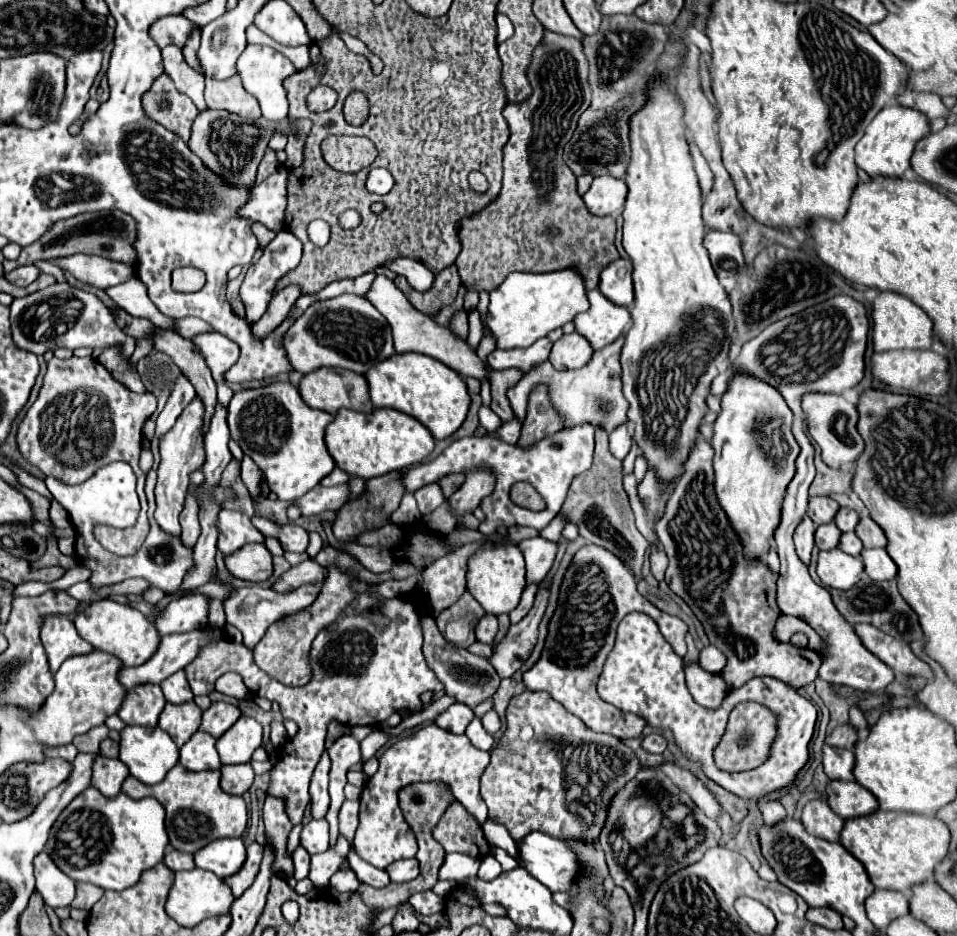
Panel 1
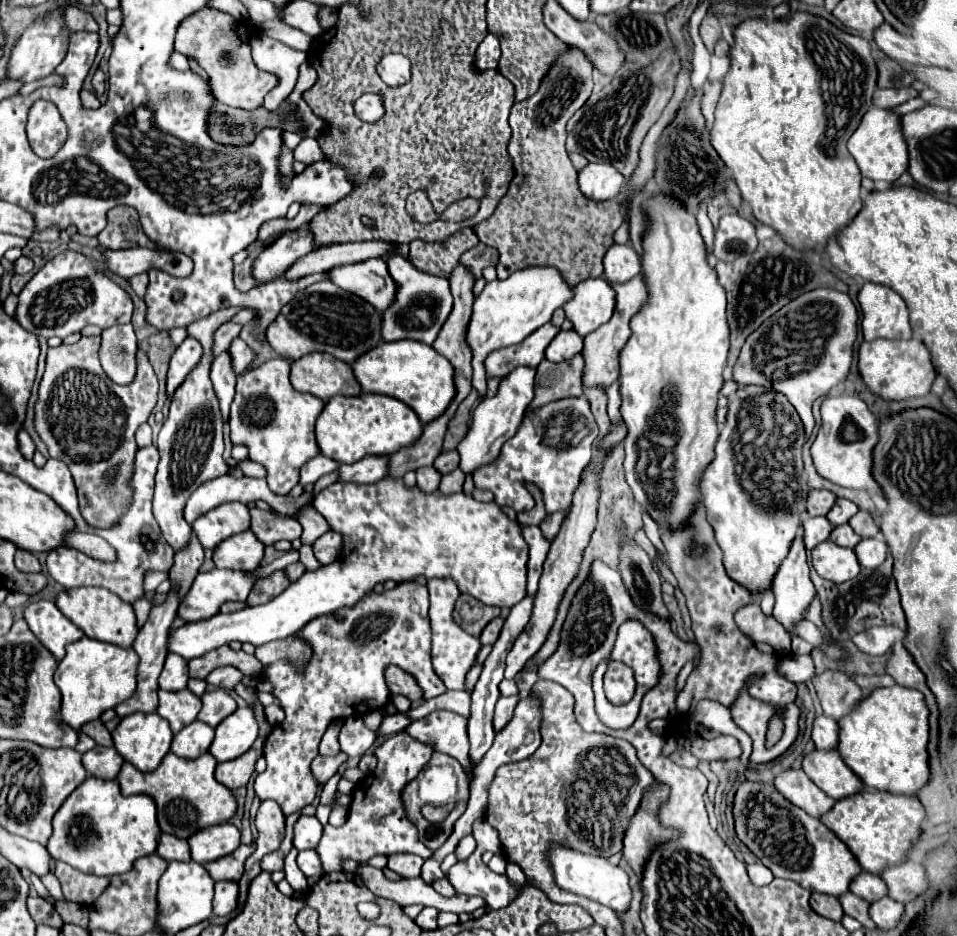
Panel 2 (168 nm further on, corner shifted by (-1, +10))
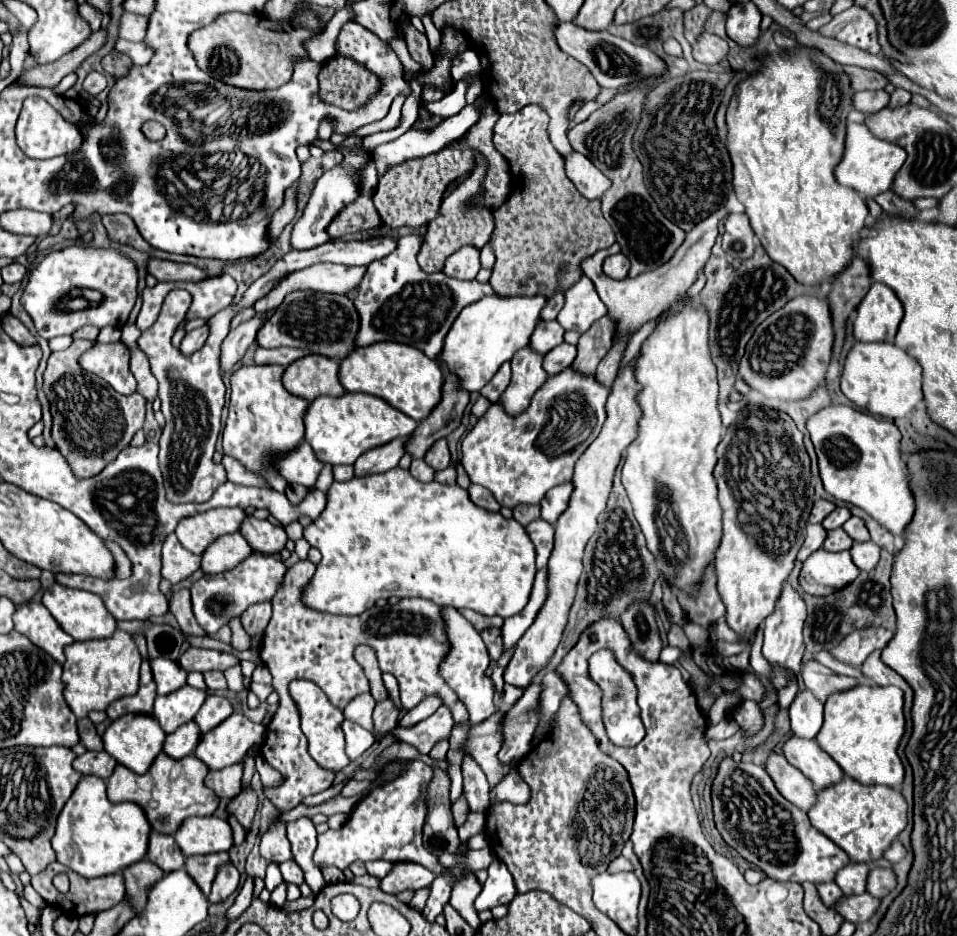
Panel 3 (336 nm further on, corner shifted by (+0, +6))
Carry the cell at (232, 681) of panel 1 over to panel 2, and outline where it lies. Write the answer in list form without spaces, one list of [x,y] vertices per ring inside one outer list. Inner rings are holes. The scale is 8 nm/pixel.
[[[232,667],[214,669],[206,677],[206,683],[214,685],[214,687],[222,687],[222,689],[234,689],[234,685],[240,683],[240,681],[242,681],[242,673],[238,669],[232,669]]]

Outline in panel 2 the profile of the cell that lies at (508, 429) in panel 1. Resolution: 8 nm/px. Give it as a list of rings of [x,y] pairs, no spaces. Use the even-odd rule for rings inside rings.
[[[518,367],[512,373],[508,373],[498,387],[498,393],[494,397],[486,397],[480,401],[480,405],[474,409],[472,429],[468,435],[460,441],[458,453],[460,453],[460,469],[466,473],[476,471],[480,465],[486,465],[488,461],[494,461],[500,453],[500,447],[504,441],[508,441],[520,427],[520,421],[526,413],[526,407],[534,399],[534,375],[536,369],[530,367]]]

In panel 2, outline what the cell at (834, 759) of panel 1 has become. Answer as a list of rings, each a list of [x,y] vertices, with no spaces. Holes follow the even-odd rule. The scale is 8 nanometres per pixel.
[[[816,715],[812,723],[812,741],[816,749],[836,749],[838,741],[838,725],[828,715]]]

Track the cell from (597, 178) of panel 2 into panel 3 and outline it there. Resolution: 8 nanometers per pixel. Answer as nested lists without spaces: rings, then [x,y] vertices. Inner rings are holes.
[[[571,153],[565,157],[567,177],[573,181],[577,191],[587,199],[601,199],[601,195],[611,187],[611,179],[605,177],[587,157],[581,153]]]

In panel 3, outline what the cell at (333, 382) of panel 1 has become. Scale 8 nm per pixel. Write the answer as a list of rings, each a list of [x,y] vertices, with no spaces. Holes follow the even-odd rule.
[[[309,355],[291,363],[285,369],[283,385],[289,393],[309,403],[321,395],[339,397],[347,393],[339,383],[339,363],[323,355]]]

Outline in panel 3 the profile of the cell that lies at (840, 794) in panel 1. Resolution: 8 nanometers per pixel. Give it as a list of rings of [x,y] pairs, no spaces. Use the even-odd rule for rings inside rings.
[[[791,735],[783,743],[783,751],[787,761],[797,767],[807,779],[811,779],[813,787],[817,791],[823,791],[831,785],[837,785],[845,773],[839,769],[839,765],[833,761],[831,755],[827,755],[815,739],[799,739]]]

